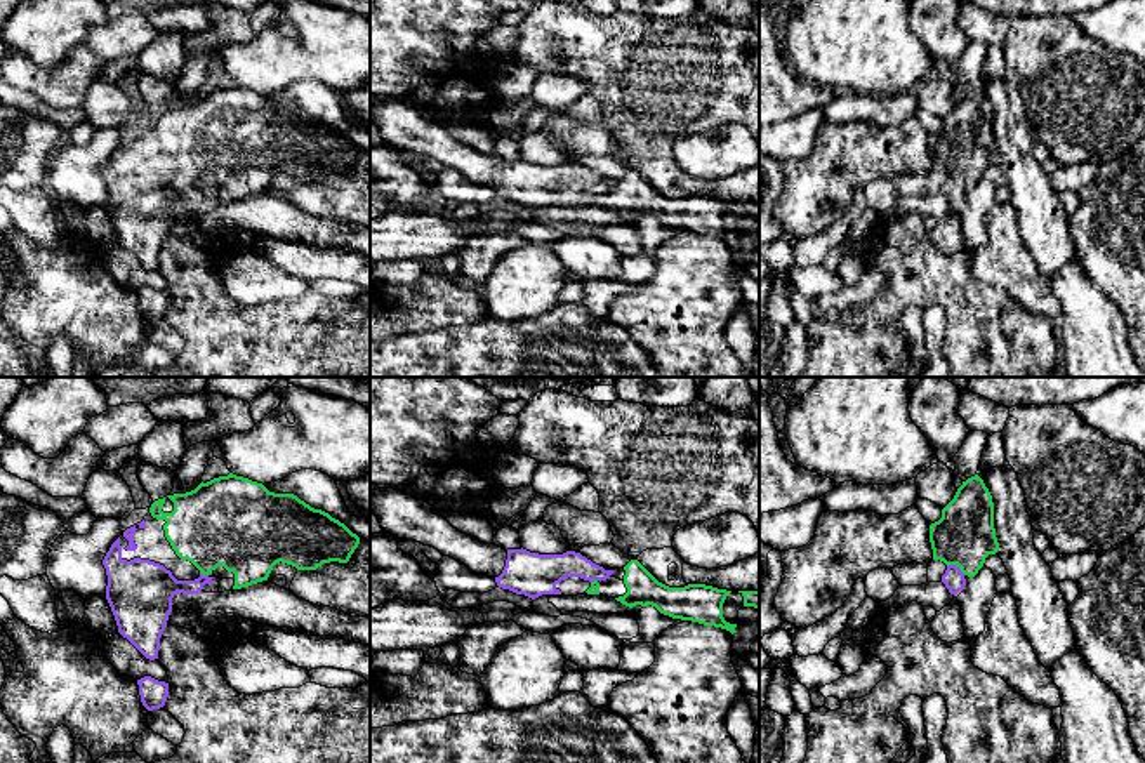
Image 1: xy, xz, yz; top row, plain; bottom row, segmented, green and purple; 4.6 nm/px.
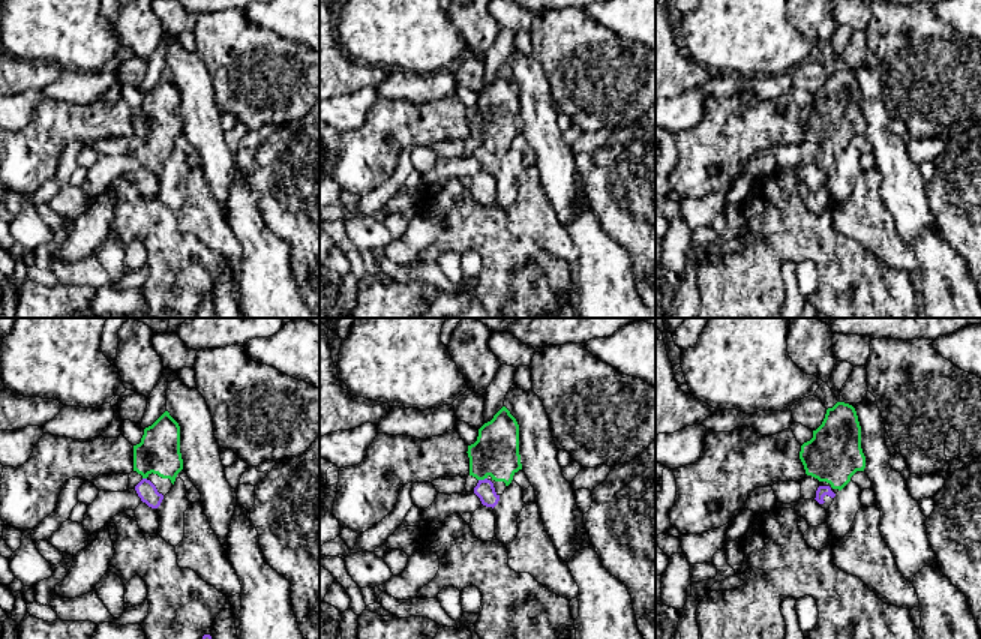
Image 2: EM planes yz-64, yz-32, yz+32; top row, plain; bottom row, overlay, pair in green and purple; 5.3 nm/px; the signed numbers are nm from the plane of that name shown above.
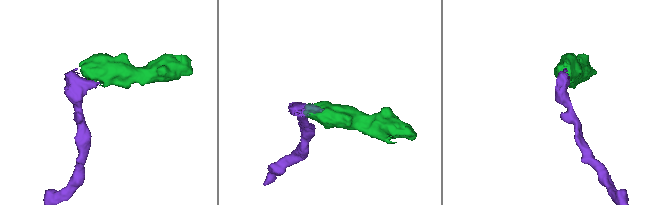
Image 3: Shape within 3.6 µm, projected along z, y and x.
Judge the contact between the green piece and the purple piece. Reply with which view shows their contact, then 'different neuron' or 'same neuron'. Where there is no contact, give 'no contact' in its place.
yz | same neuron

